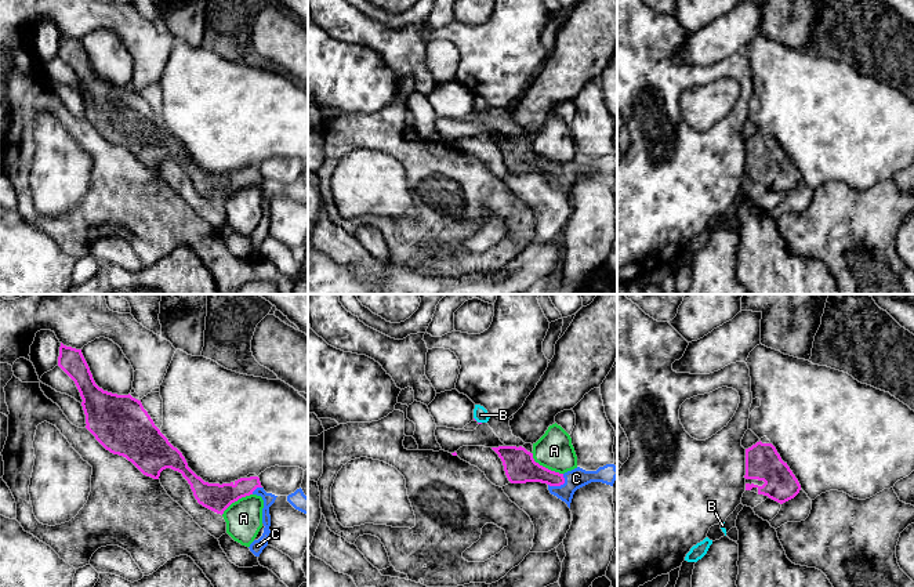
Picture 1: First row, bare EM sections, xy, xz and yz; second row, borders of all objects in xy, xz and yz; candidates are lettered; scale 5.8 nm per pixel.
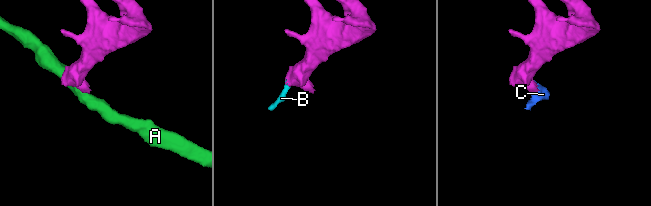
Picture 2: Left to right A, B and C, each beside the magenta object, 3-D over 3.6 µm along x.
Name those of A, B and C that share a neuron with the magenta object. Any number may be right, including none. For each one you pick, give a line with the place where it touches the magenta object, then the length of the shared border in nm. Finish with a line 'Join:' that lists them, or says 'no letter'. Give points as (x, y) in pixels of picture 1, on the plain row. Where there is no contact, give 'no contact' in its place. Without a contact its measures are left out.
B: meets magenta in xz at (478, 113); contact 60 nm long
C: meets magenta in xz at (559, 176); contact 120 nm long
Join: B, C

